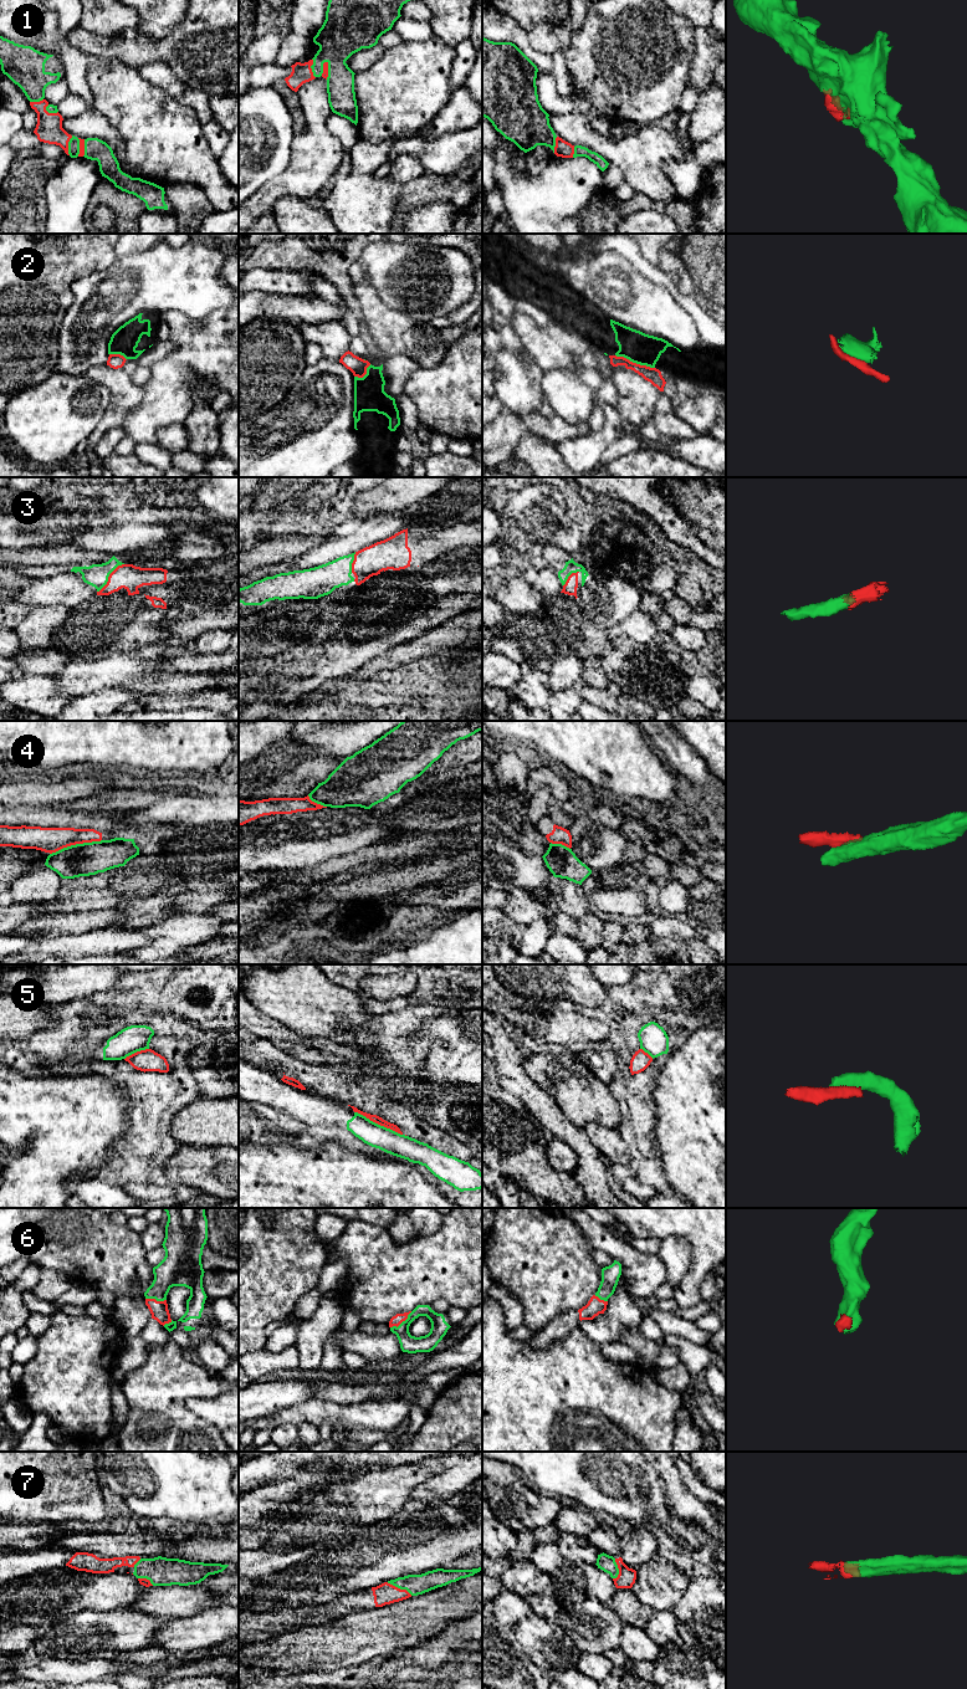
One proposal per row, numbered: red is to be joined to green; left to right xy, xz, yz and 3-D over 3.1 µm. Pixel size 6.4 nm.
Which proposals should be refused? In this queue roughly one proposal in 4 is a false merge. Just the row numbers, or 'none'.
2, 4, 5

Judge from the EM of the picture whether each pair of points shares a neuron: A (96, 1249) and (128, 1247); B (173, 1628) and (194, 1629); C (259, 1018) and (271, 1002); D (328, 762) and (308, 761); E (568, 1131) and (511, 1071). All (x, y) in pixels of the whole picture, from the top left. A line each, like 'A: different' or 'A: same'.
A: same
B: same
C: different
D: same
E: same

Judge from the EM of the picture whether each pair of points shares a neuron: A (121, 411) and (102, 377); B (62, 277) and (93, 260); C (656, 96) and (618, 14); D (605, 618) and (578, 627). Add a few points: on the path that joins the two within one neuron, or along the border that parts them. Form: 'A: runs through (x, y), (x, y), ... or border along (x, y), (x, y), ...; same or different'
A: runs through (121, 403), (121, 393), (111, 383); same
B: runs through (70, 270), (80, 260), (86, 260); same
C: runs through (639, 76), (632, 64), (630, 42), (624, 34); same
D: border along (576, 599), (588, 617), (600, 625), (614, 630); different

